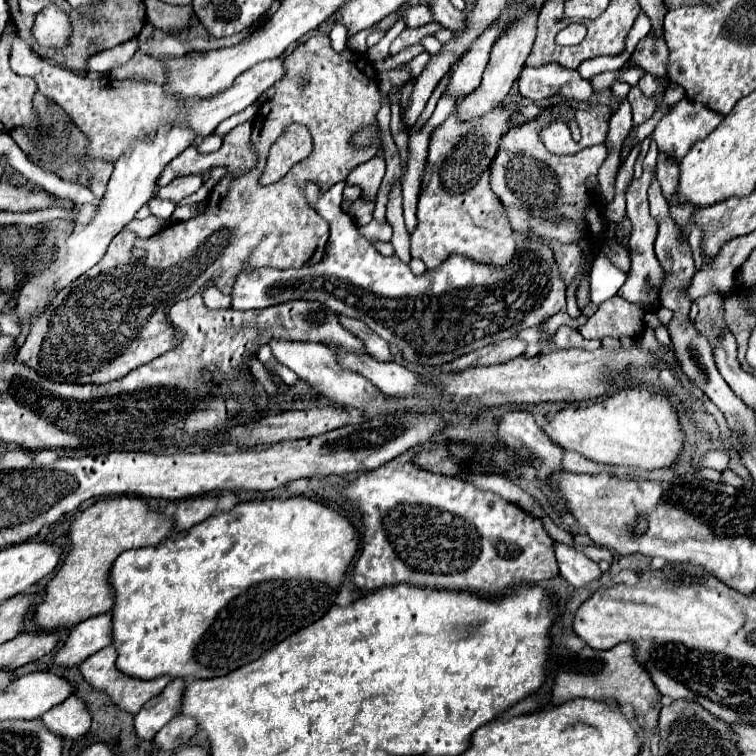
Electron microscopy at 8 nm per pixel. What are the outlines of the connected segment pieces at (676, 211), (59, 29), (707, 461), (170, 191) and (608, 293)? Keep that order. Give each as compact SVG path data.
M671 203L671 217L673 217L683 229L687 229L687 223L689 223L691 213L693 213L691 207L675 207L675 203Z
M47 5L33 23L33 37L45 49L63 49L71 39L71 21L59 5Z
M721 451L707 453L705 459L703 459L703 465L705 465L705 467L719 469L719 471L725 471L725 469L729 469L729 455L727 455L727 453L721 453Z
M185 175L185 177L177 177L173 183L169 183L167 187L157 189L157 197L161 199L171 199L175 203L179 203L183 197L195 193L199 187L203 185L203 175Z
M599 252L592 262L590 270L590 299L596 305L601 304L613 295L617 295L619 287L625 283L627 275L611 261L607 261L604 253Z

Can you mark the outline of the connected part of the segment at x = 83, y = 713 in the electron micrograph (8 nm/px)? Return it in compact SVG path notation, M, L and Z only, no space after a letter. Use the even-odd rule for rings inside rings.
M75 695L63 701L61 705L53 707L51 711L47 711L41 719L47 725L47 729L55 731L61 737L71 739L83 737L91 727L91 715L85 707L85 701Z

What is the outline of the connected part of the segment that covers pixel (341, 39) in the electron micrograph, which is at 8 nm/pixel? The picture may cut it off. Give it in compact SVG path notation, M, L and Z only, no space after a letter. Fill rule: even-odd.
M341 21L333 23L333 29L331 29L329 37L331 37L331 43L335 45L337 51L343 51L347 47L347 31L345 31L345 27L343 27Z

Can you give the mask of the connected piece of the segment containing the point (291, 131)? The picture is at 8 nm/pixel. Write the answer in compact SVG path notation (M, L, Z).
M289 125L269 151L265 173L263 173L269 175L267 185L283 179L295 163L299 163L311 153L311 147L313 143L309 129L305 125Z

